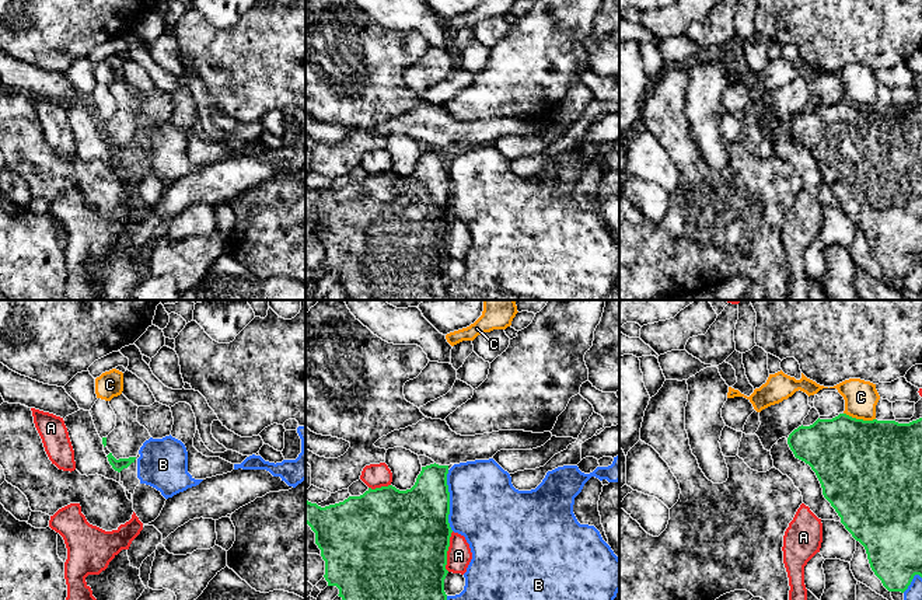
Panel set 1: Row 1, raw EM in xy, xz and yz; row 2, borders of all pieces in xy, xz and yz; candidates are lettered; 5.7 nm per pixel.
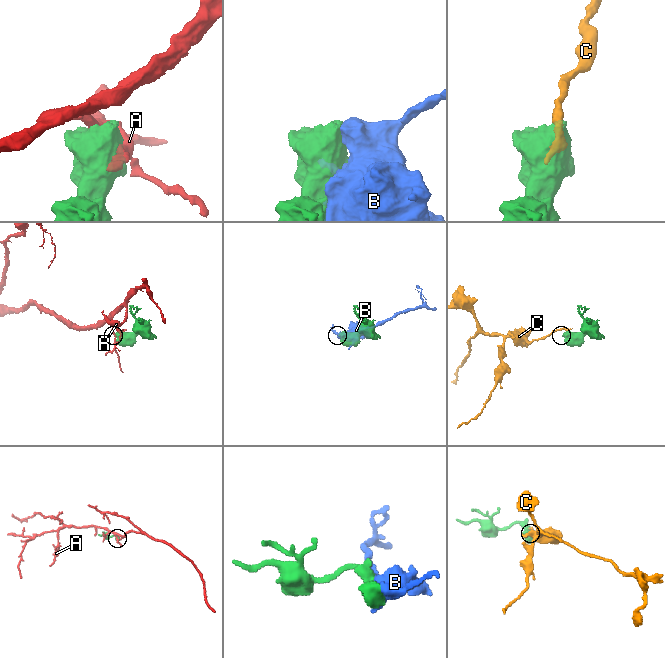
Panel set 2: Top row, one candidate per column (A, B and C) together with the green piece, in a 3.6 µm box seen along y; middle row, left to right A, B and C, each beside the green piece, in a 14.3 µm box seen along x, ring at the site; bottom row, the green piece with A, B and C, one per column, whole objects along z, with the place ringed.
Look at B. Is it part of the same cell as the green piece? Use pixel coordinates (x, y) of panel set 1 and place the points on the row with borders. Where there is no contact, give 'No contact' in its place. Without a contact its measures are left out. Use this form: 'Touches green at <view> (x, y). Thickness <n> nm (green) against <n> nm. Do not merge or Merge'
Touches green at xz (449, 501). Thickness 400 nm (green) against 400 nm. Do not merge

